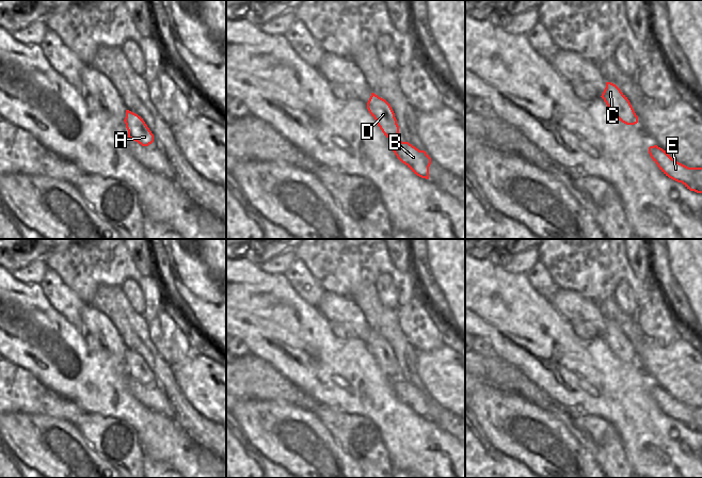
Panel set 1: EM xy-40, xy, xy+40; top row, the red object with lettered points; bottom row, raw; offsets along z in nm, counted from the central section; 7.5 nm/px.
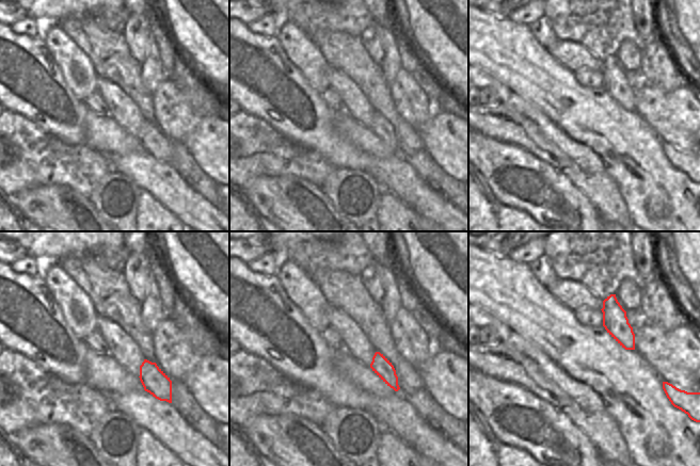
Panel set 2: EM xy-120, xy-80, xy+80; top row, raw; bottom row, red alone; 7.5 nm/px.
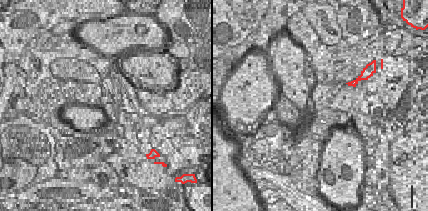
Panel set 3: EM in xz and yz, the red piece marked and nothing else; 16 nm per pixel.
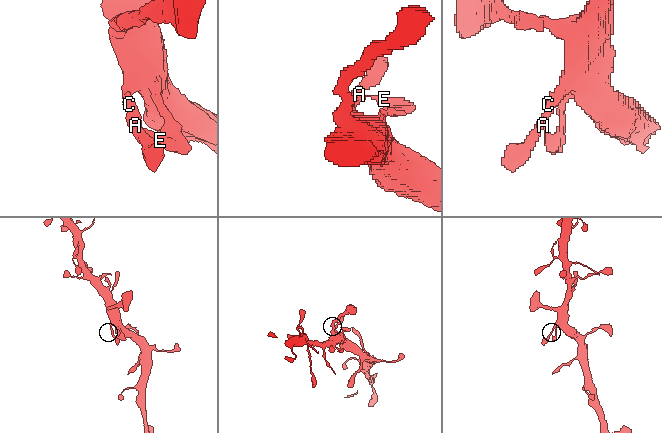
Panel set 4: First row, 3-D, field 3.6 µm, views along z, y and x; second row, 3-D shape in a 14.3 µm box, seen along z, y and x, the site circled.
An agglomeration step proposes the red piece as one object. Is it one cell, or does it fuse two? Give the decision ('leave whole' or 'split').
leave whole

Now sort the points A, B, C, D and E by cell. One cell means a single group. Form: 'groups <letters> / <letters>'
groups A B C D E

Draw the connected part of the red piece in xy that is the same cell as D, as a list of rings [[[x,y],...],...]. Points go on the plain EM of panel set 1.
[[[374,332],[367,341],[367,348],[376,358],[384,375],[393,382],[393,391],[414,413],[429,418],[431,397],[425,389],[419,389],[409,381],[399,378],[399,365],[390,344]]]

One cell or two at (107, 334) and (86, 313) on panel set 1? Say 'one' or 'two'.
one

